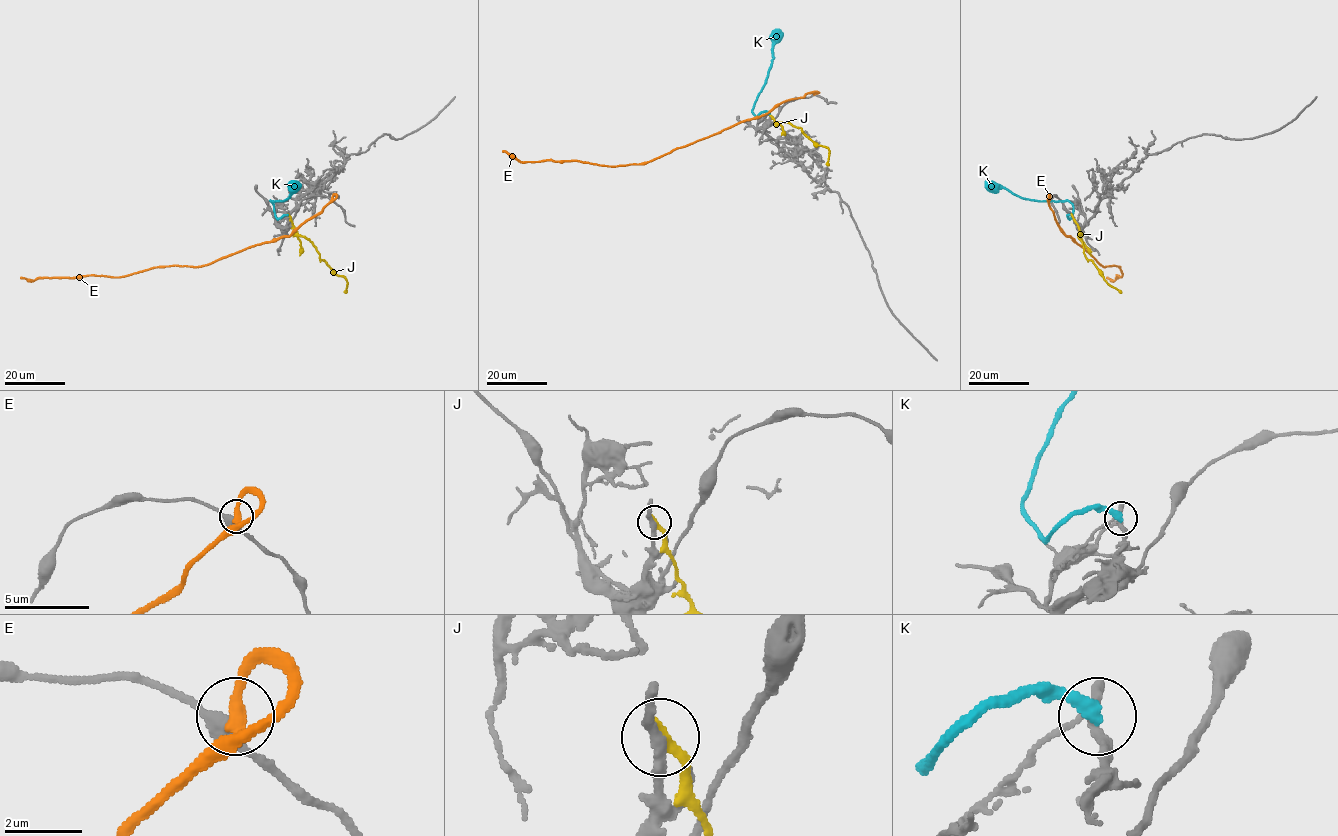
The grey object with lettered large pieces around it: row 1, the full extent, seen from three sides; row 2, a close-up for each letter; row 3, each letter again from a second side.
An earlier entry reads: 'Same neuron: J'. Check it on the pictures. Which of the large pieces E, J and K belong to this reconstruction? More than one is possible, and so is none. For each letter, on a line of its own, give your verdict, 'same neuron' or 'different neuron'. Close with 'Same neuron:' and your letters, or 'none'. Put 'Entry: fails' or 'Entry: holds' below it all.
E: different neuron
J: different neuron
K: different neuron
Same neuron: none
Entry: fails

